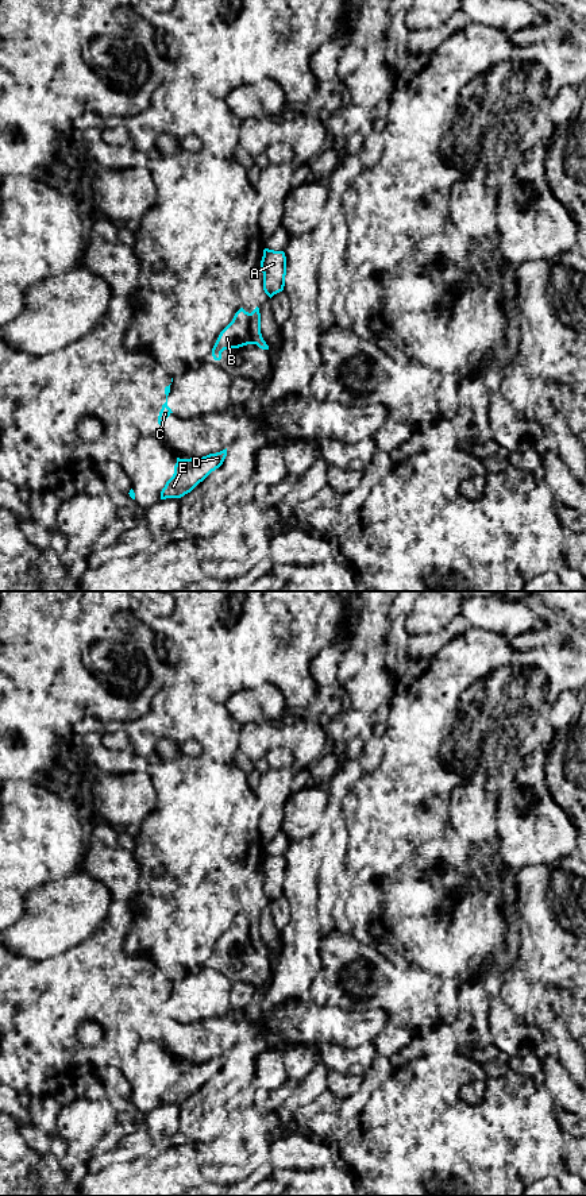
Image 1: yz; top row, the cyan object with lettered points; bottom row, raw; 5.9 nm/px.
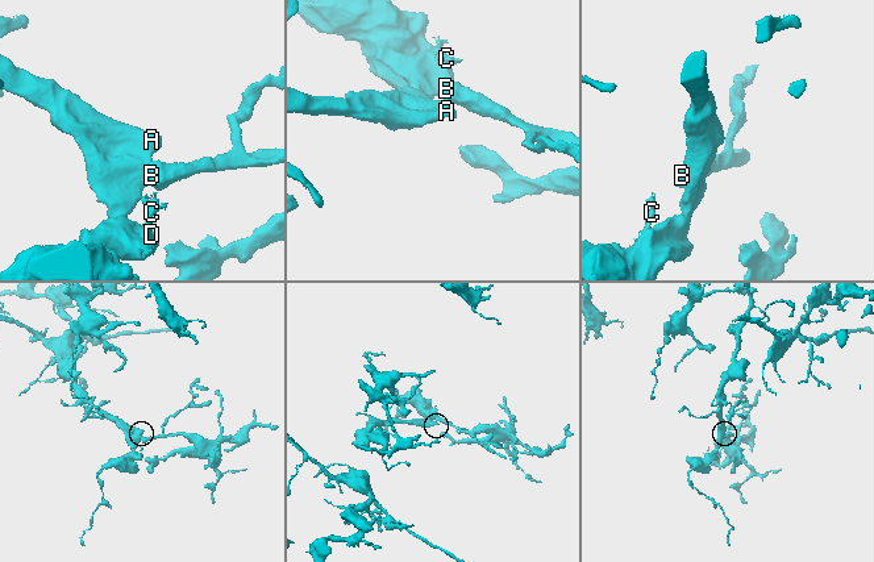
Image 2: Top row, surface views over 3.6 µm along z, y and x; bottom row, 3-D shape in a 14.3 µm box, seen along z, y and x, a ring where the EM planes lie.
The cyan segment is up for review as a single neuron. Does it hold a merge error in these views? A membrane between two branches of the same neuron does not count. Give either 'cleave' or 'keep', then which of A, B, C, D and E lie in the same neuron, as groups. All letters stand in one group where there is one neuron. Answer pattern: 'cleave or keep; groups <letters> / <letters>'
cleave; groups A C D E / B

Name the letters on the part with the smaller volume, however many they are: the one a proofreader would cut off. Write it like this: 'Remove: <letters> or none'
Remove: B

